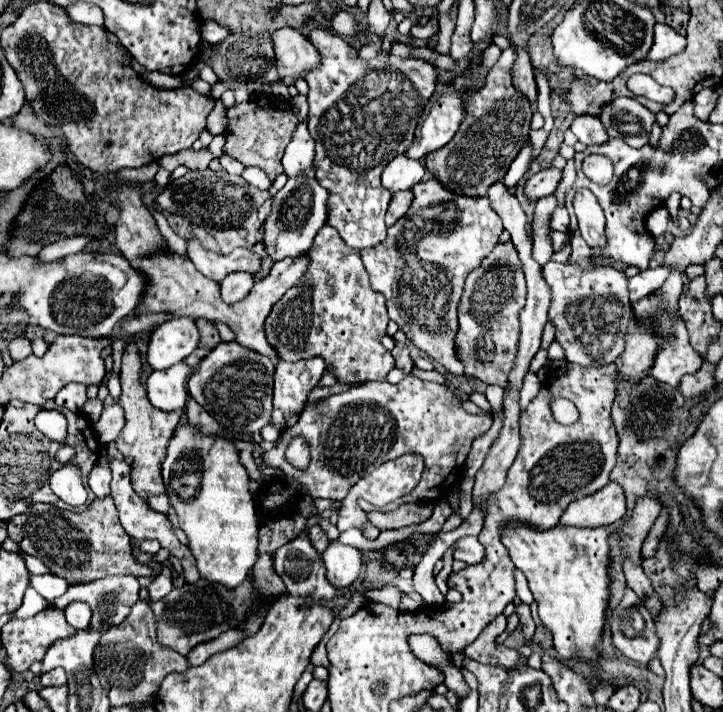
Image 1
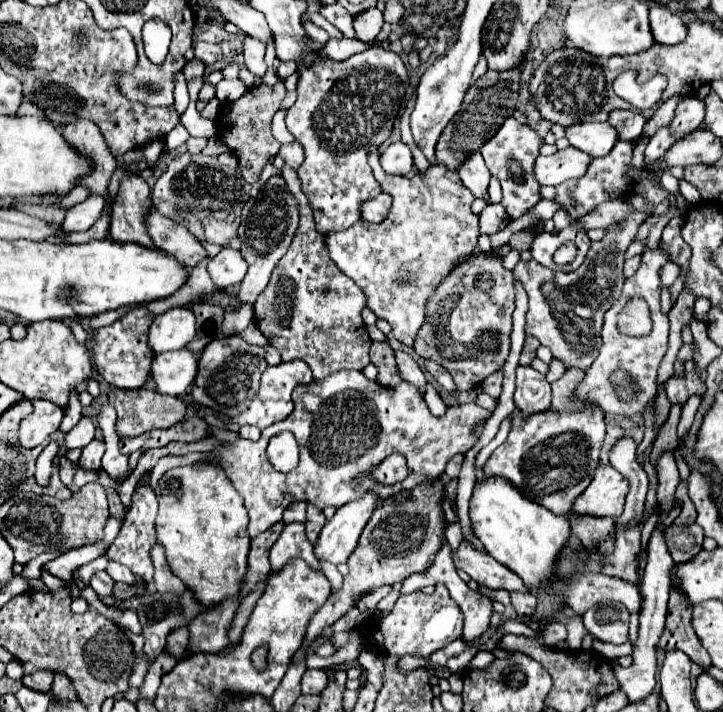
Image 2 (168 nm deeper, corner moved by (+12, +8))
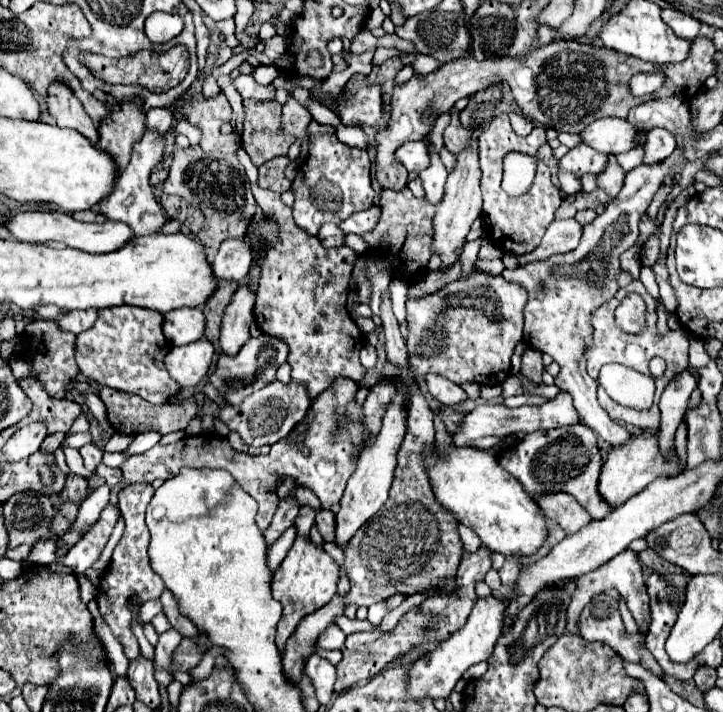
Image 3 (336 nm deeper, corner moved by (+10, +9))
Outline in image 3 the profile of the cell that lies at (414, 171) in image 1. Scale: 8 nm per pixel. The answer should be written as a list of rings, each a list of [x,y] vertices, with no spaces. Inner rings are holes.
[[[416,141],[416,143],[406,143],[396,151],[396,157],[402,165],[406,165],[408,171],[420,173],[422,169],[426,169],[430,165],[430,153],[426,143]]]

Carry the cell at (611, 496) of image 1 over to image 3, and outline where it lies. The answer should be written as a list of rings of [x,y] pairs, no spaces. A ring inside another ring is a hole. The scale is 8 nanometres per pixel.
[[[632,435],[626,443],[614,447],[602,467],[602,475],[600,475],[600,493],[606,499],[606,503],[610,503],[610,507],[620,507],[624,505],[632,495],[640,493],[646,485],[650,485],[650,481],[658,479],[658,477],[670,477],[674,473],[680,473],[682,465],[678,455],[674,457],[664,457],[658,449],[658,435]]]

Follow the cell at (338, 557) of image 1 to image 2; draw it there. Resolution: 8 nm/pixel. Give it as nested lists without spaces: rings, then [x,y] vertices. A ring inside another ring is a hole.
[[[368,492],[364,498],[340,506],[336,514],[326,522],[314,544],[316,558],[336,566],[346,564],[352,550],[358,546],[358,538],[368,524],[376,502],[378,496]]]

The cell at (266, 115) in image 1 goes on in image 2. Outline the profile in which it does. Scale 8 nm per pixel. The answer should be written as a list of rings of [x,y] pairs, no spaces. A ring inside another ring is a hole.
[[[282,80],[274,86],[260,84],[246,90],[246,94],[240,96],[238,100],[226,104],[218,114],[218,126],[222,128],[222,132],[218,132],[218,138],[238,156],[242,178],[248,184],[256,184],[260,180],[262,168],[280,150],[280,142],[272,136],[272,118],[280,110],[280,102],[284,100],[284,96],[286,88]]]

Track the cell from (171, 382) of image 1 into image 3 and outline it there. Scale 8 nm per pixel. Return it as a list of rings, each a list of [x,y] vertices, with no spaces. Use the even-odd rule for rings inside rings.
[[[202,339],[190,345],[172,347],[172,351],[166,355],[166,367],[174,381],[178,381],[182,387],[192,387],[204,379],[212,365],[212,357],[214,345],[208,339]]]

